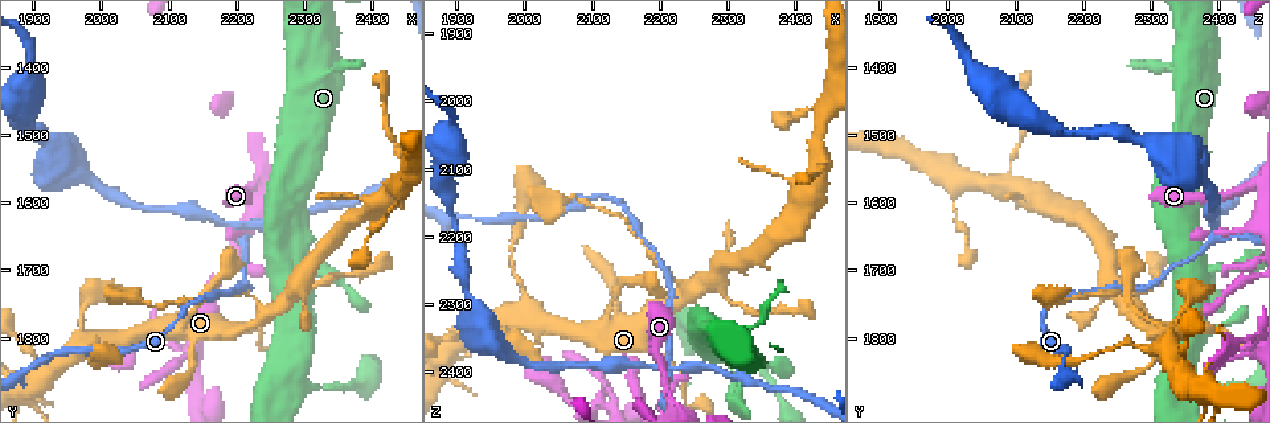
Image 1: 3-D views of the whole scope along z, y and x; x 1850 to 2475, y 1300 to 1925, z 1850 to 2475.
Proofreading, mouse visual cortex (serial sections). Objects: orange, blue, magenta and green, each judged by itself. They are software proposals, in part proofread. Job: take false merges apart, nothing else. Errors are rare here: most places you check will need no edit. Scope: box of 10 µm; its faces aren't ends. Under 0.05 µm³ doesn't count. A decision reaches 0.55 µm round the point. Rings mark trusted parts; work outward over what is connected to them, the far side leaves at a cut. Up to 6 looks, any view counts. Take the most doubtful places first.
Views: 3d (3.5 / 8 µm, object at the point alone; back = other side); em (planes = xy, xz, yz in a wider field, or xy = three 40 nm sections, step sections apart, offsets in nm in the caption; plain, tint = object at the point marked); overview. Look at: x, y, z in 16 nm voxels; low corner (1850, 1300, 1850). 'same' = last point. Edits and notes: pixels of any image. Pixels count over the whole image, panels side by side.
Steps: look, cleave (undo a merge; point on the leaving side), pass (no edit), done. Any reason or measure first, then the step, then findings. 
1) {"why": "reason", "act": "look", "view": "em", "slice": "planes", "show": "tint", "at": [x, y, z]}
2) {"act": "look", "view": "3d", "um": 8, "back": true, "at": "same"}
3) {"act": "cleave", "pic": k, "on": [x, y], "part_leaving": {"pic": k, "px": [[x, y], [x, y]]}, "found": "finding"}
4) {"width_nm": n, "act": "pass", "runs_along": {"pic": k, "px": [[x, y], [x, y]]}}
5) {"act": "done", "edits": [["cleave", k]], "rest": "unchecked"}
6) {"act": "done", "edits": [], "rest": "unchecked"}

{"why": "sudden change in width", "act": "look", "view": "3d", "um": 3.5, "at": [2195, 1635, 2390]}

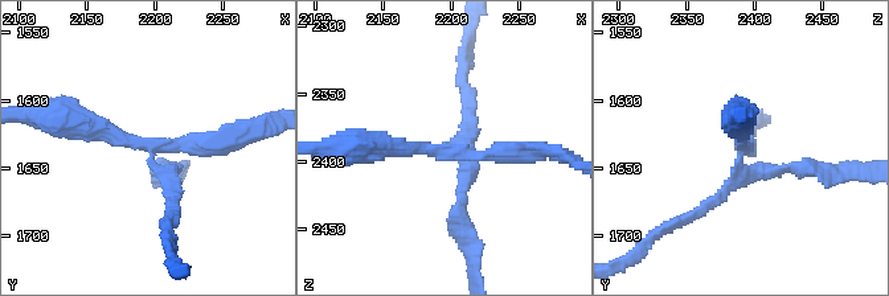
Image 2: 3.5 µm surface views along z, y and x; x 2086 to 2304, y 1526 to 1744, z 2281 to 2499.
{"arm_widths_nm": [150, 150, 250, 250], "act": "pass", "found": "continuous, no second cell"}

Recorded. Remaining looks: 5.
{"why": "narrows sharply", "act": "look", "view": "3d", "um": 3.5, "back": true, "at": [2390, 1655, 2025]}

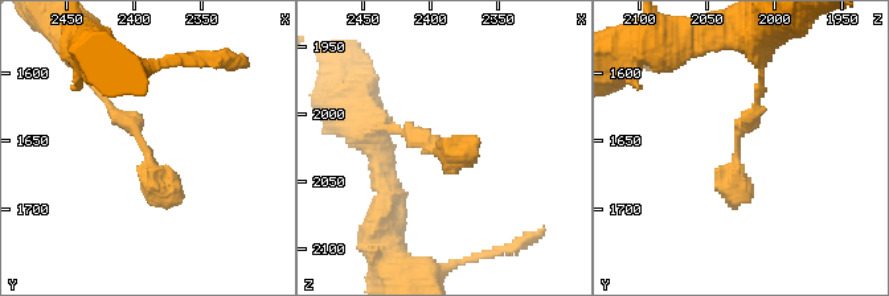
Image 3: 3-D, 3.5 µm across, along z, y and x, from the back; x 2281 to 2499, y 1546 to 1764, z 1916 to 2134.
{"act": "pass", "runs_along": {"pic": 3, "px": [[93, 83], [179, 201]]}, "found": "all the same cell"}

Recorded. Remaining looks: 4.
{"why": "narrows sharply", "act": "look", "view": "3d", "um": 3.5, "back": true, "at": [2310, 1720, 2300]}

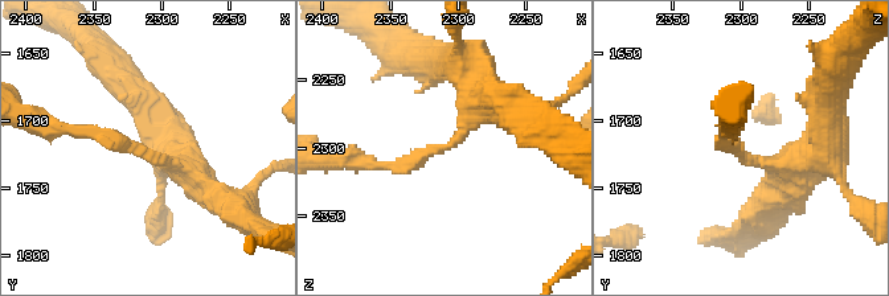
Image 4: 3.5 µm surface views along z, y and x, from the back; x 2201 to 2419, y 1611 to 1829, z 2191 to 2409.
{"arm_widths_nm": [150, 350], "act": "look", "view": "em", "slice": "xy", "step": 1, "show": "tint", "at": [2310, 1722, 2300]}

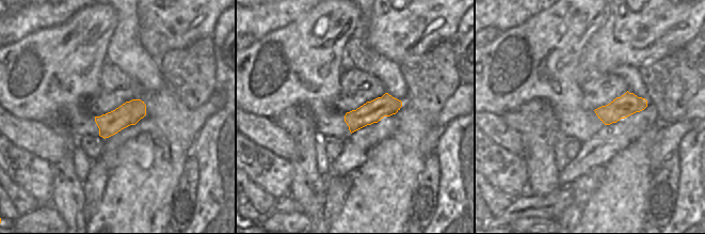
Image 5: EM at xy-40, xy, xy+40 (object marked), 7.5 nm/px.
{"act": "pass", "found": "one cell here"}

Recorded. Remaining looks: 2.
{"act": "done", "edits": [], "rest": "unchecked"}

